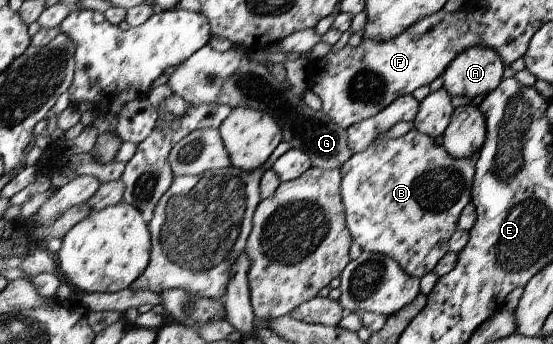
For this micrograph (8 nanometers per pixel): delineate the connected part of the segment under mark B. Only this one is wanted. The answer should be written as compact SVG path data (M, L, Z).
M412 128L406 135L387 141L383 144L370 144L358 153L353 153L352 157L341 167L341 200L345 207L345 222L348 231L351 233L355 243L360 245L362 251L383 254L391 257L400 264L400 267L408 273L408 275L422 278L426 273L432 272L435 265L449 251L449 239L457 230L457 221L461 211L466 207L466 204L471 201L471 185L475 174L474 162L467 159L455 160L444 148L435 143L435 138L429 135L420 133L416 128Z

